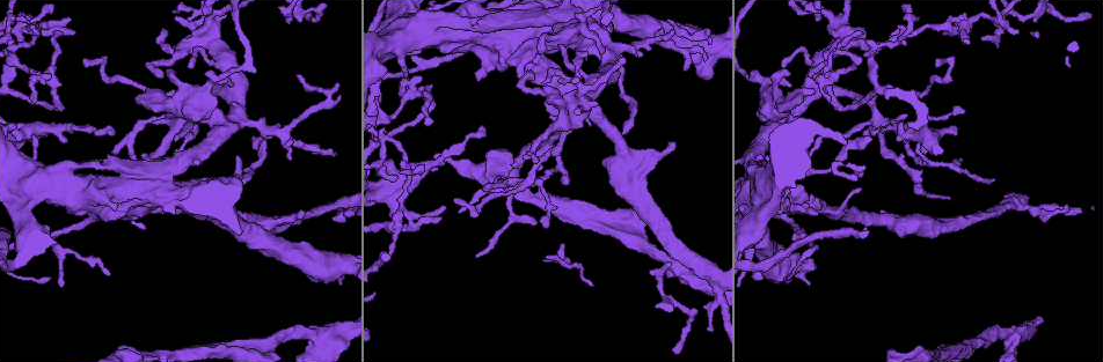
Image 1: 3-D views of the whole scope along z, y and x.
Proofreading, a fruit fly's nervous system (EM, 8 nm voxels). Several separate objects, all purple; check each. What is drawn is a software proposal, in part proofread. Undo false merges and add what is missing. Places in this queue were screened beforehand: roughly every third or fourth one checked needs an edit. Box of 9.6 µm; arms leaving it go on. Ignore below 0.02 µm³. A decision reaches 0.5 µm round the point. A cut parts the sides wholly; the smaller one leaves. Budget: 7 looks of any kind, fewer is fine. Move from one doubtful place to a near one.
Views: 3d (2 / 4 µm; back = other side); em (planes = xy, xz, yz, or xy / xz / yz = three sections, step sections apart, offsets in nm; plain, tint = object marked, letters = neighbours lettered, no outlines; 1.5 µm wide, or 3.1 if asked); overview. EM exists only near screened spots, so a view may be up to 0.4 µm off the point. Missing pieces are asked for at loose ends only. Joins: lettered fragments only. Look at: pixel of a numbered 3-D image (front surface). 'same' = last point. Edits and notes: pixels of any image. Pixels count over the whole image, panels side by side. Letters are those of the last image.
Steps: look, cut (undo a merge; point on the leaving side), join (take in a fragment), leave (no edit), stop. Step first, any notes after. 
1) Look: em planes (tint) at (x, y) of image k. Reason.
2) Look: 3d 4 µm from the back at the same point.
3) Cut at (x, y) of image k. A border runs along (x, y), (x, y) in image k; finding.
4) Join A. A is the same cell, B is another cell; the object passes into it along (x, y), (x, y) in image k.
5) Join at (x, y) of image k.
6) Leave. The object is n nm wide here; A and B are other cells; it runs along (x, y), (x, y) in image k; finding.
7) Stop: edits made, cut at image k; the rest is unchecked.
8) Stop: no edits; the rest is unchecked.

Look: em xy step 4 (tint) at (692, 276) of image 1.

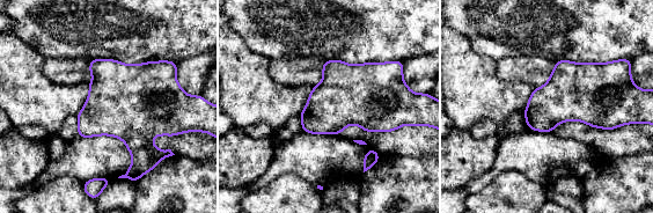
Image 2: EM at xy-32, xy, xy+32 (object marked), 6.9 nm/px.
Look: em planes (letters) at the same point. Cut it another way.

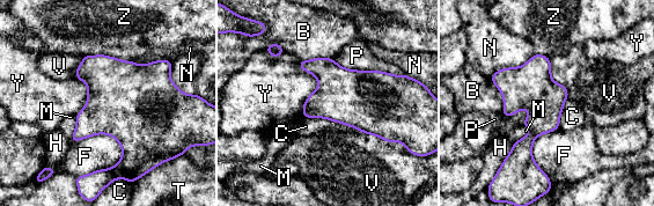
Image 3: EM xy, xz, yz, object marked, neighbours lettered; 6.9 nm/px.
Leave. B, C, F, H, M, N, P, T, V, Y and Z are other cells; all the same neuron.

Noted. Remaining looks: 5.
Look: em planes (letters) at (569, 183) of image 1. Thin end.

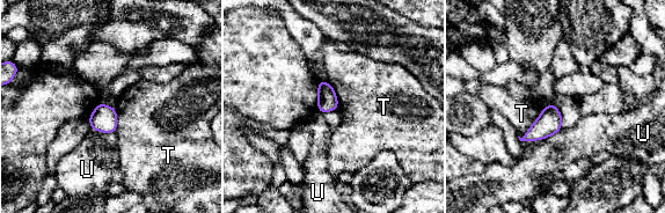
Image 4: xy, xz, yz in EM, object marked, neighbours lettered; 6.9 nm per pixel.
Leave. The longest contact is with T, 300 nm; T and U are other cells; none of them fits.

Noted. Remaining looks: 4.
Look: 3d 2 µm from the back at (653, 43) of image 1. Three arms meet.

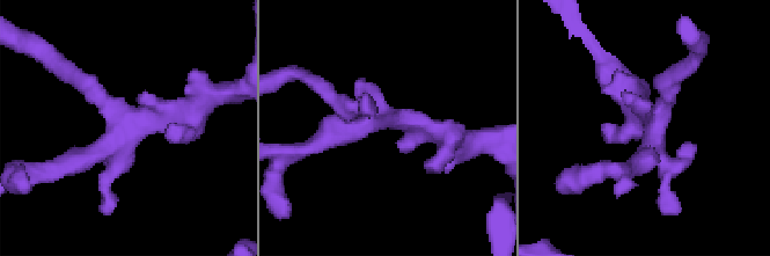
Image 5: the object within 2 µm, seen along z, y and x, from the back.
Look: em planes (tint) at (131, 121) of image 5. Shape alone is not enough.

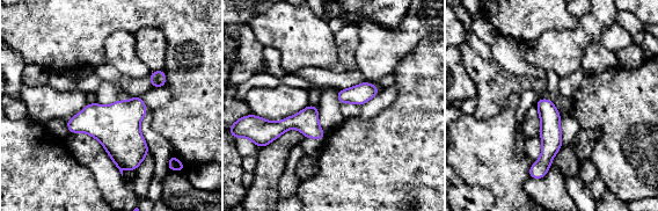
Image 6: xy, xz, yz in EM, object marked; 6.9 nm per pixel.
Look: em planes (letters) at the same point.

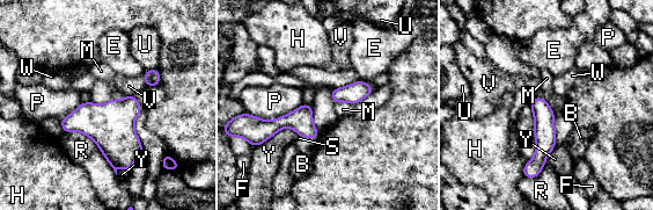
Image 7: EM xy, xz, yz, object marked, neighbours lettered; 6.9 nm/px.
Leave. The longest contact is with R, 480 nm; B, E, F, H, M, P, R, S, U, V, W and Y are other cells; a border runs along (555, 116), (555, 140), (557, 143) in image 7; one neuron here.

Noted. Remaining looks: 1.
Stop: no edits; the rest is unchecked.

